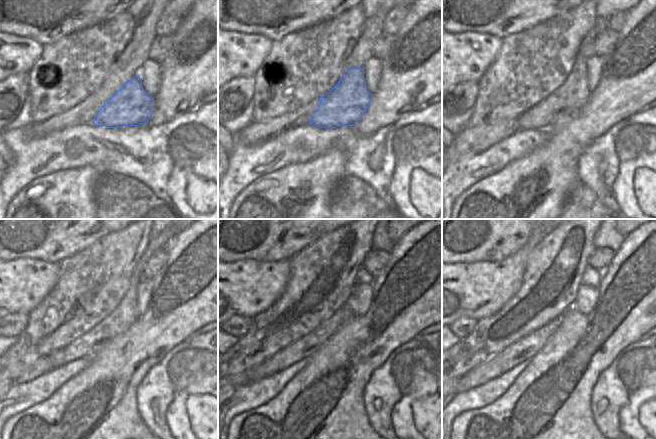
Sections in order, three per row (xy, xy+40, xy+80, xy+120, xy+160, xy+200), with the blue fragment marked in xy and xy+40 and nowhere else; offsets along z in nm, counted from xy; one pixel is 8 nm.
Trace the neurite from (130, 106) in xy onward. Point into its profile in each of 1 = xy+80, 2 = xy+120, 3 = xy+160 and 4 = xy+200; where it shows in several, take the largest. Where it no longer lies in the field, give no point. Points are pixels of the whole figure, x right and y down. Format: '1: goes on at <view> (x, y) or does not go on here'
1: goes on at xy+80 (563, 104)
2: goes on at xy+120 (125, 314)
3: goes on at xy+160 (303, 348)
4: goes on at xy+200 (526, 348)

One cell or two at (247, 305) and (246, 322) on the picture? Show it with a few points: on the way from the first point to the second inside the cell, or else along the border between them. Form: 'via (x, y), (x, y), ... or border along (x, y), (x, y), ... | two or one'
border along (251, 317), (231, 316), (228, 319) | two

